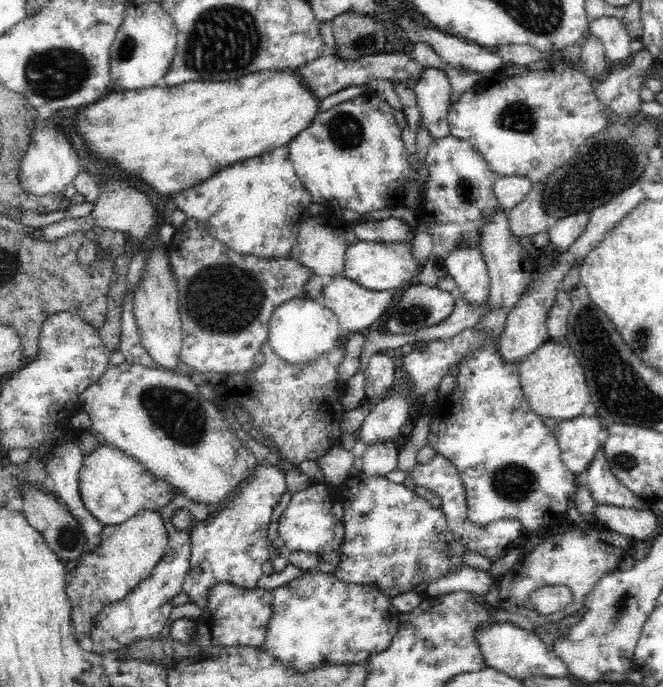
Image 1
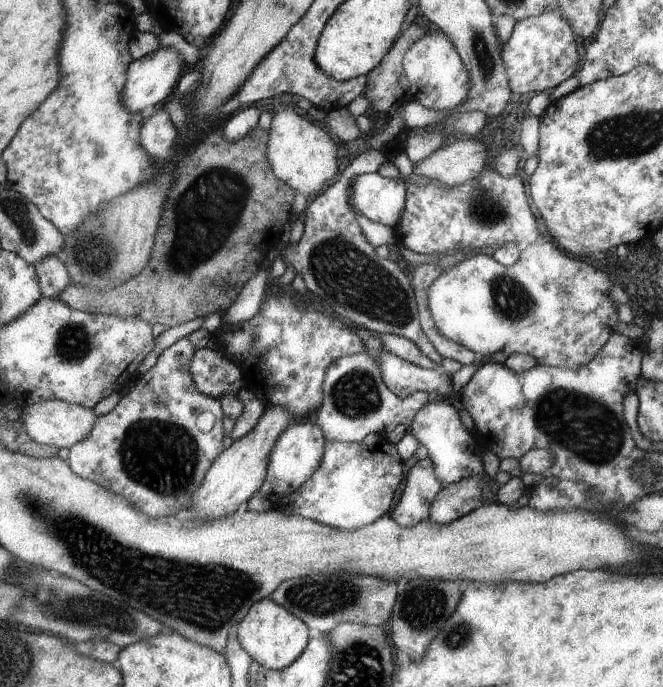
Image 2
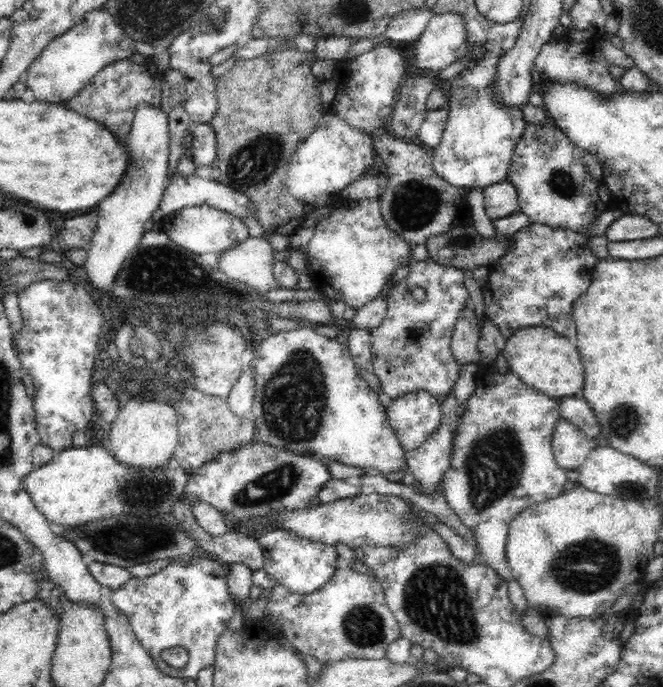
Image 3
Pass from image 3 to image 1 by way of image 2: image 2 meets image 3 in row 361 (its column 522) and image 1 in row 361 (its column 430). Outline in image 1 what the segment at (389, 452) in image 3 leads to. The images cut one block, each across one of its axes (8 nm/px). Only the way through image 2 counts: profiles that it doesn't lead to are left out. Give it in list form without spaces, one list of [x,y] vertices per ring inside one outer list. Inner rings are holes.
[[[308,296],[292,297],[292,300],[284,301],[272,313],[267,341],[282,360],[307,363],[336,348],[339,332],[338,317],[320,299],[314,300]]]

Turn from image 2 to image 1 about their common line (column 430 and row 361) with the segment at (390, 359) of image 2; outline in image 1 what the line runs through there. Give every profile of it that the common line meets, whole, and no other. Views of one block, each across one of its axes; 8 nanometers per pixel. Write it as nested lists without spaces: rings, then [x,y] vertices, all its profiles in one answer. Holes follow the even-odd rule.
[[[378,352],[372,355],[368,361],[368,368],[364,370],[364,390],[368,398],[381,396],[392,387],[396,377],[394,360],[386,355],[386,352]]]

